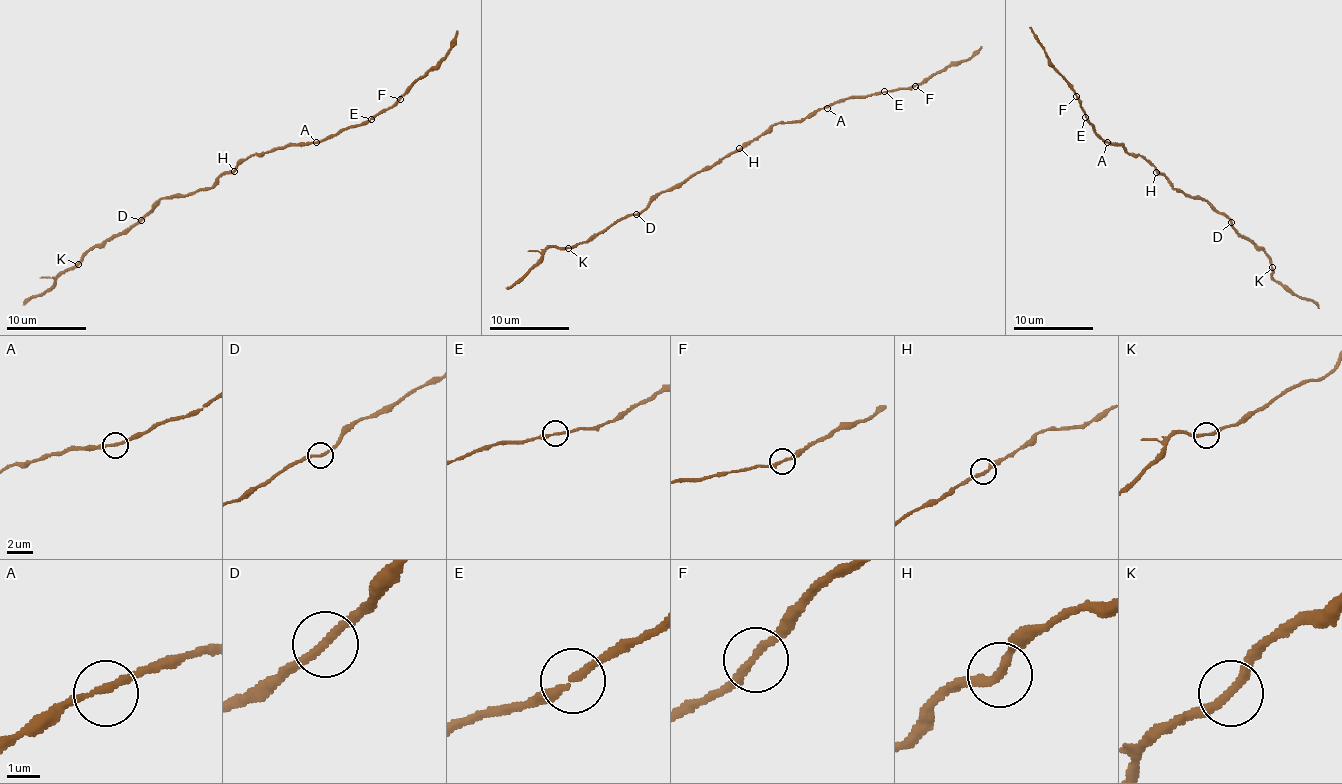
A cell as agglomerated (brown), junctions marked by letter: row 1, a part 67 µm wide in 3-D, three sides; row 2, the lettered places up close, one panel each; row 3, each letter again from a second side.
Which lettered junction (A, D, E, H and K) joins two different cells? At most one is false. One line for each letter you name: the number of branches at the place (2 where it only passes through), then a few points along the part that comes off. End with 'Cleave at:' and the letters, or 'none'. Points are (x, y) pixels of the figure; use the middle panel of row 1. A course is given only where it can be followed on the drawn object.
Cleave at: none

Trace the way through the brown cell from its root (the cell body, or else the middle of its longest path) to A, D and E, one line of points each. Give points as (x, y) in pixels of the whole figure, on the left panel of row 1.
A: (235, 169), (255, 154), (316, 142)
D: (235, 169), (225, 171), (210, 187), (163, 197), (141, 220)
E: (235, 169), (255, 154), (284, 149), (290, 145), (318, 142), (343, 130), (363, 126), (370, 119)

